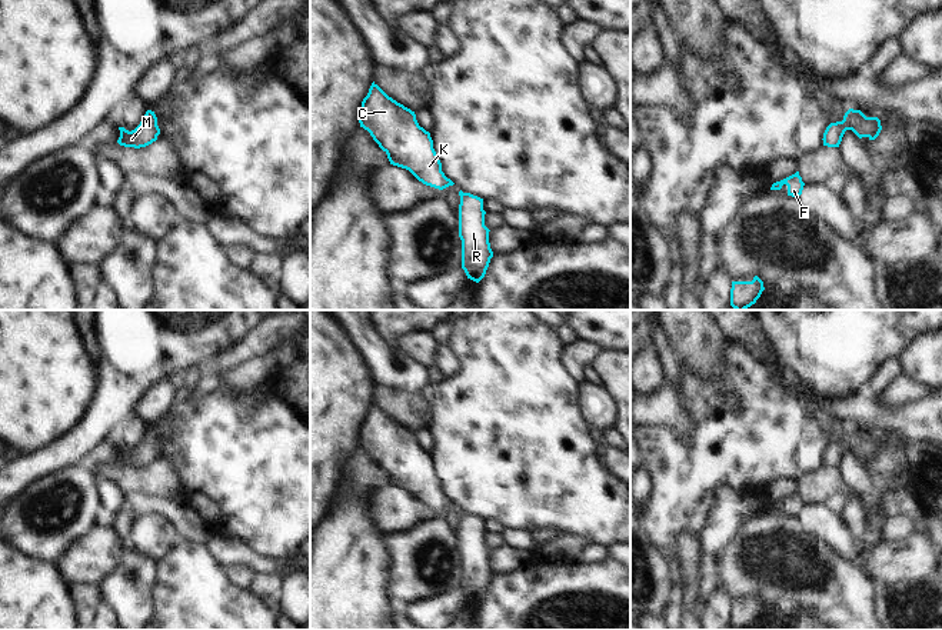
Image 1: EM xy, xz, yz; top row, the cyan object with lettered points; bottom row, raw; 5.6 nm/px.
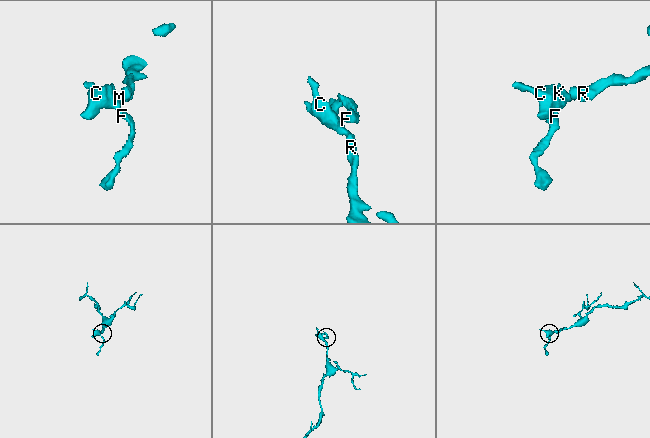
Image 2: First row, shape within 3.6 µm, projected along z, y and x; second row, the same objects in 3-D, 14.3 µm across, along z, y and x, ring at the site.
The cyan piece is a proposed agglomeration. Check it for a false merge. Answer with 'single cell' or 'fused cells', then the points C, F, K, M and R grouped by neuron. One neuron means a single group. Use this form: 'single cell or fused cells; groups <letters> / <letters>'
single cell; groups C F K M R

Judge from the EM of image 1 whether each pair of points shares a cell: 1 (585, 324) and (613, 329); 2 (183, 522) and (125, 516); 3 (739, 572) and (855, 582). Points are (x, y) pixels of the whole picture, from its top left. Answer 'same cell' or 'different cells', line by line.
1: same cell
2: different cells
3: same cell

